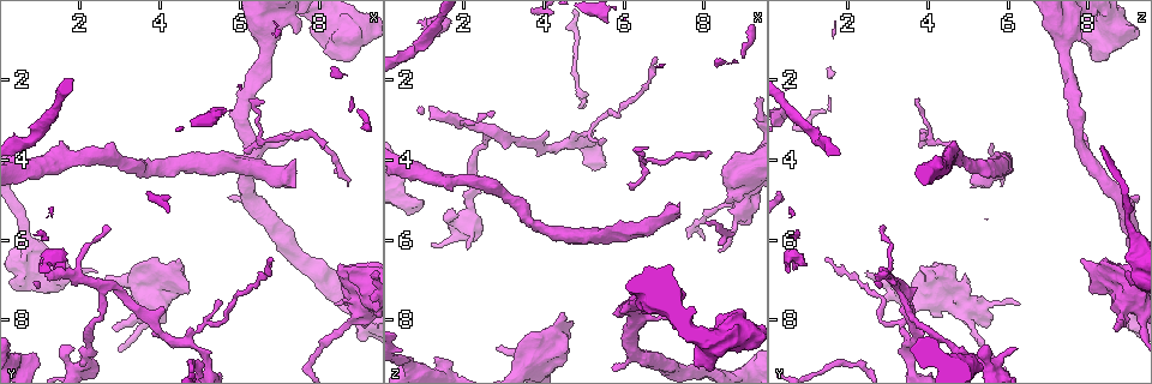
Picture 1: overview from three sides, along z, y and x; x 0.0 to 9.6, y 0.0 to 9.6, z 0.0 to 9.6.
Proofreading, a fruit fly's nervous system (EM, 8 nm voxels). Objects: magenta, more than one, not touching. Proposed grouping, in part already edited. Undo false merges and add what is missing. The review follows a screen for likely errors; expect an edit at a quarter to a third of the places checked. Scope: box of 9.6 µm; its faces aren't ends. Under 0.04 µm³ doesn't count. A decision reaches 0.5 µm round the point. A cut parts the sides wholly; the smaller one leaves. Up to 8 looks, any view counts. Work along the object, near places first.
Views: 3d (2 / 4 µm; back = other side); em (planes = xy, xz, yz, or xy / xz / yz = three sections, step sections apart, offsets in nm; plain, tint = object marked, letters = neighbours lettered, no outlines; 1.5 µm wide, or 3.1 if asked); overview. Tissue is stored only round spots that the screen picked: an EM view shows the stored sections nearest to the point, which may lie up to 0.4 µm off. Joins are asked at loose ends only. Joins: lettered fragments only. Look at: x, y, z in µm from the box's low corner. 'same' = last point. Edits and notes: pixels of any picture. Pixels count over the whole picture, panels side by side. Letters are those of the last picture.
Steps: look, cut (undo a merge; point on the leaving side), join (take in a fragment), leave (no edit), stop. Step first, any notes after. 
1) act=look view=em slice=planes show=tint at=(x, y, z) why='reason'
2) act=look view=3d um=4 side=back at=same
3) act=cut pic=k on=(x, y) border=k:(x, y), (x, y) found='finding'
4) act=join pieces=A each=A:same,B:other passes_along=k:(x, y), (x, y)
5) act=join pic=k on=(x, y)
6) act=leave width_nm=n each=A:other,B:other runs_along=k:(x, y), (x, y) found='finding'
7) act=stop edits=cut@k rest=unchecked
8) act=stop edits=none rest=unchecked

act=look view=3d um=2 at=(7.40, 4.75, 5.05) why='free end'

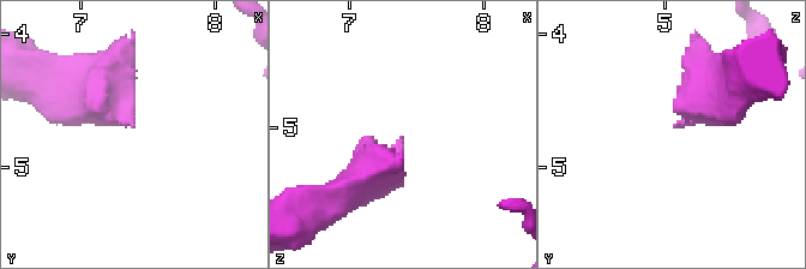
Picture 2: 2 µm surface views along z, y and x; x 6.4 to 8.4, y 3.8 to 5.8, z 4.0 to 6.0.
act=look view=em slice=planes show=tint at=(7.42, 4.68, 5.08) why='need the tissue'

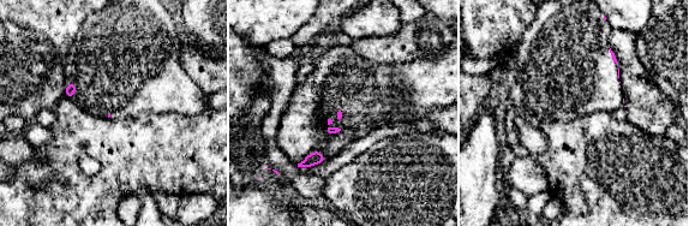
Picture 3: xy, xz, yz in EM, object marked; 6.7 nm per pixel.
act=look view=em slice=planes show=letters at=same why='see the neighbours'

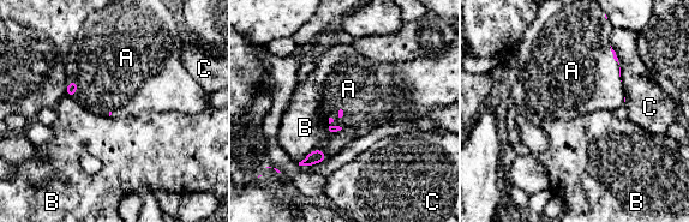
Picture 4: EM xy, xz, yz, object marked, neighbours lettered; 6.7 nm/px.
act=join pieces=A each=A:same,B:other,C:other passes_along=4:(72, 86), (78, 86), (113, 73) found='it goes on there'

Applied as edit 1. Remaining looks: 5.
act=look view=overview why='redraw'

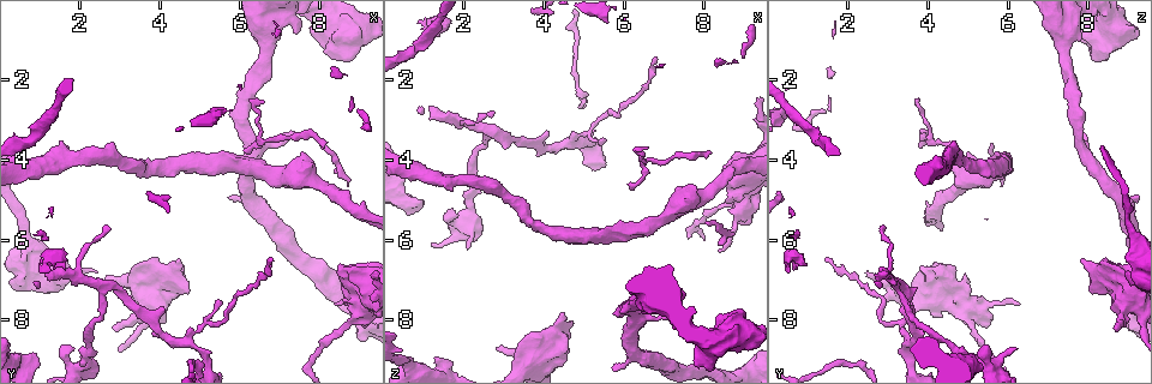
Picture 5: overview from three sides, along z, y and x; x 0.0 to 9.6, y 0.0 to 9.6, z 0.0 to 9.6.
act=look view=em slice=xy step=4 show=letters at=(8.70, 7.45, 5.00) why='thick end'

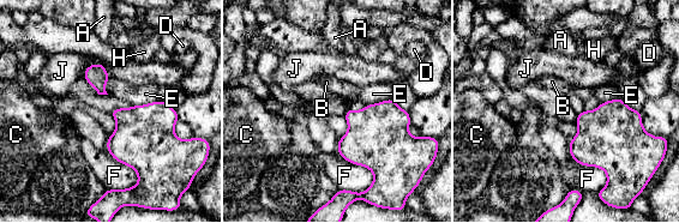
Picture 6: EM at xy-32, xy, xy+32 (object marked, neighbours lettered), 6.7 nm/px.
act=look view=em slice=planes show=letters at=same why='another direction'

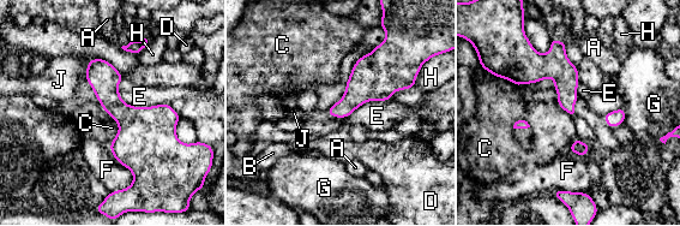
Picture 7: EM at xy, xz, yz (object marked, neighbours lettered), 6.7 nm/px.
act=leave each=A:other,B:other,C:other,D:other,E:other,F:other,G:other,H:other,J:other border=7:(115, 120), (118, 134), (110, 143) found='no lettered fragment goes on from it'

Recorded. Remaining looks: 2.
act=look view=em slice=yz step=8 show=letters at=(2.85, 8.20, 8.70) why='an open end'

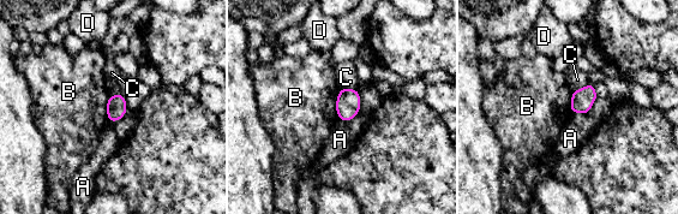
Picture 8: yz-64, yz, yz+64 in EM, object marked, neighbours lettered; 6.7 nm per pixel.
act=leave width_nm=140 each=A:other,B:other,C:other,D:other border=8:(340, 89), (335, 103), (337, 118) found='none of them fits'

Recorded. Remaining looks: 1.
act=stop edits=join@4 rest=unchecked

